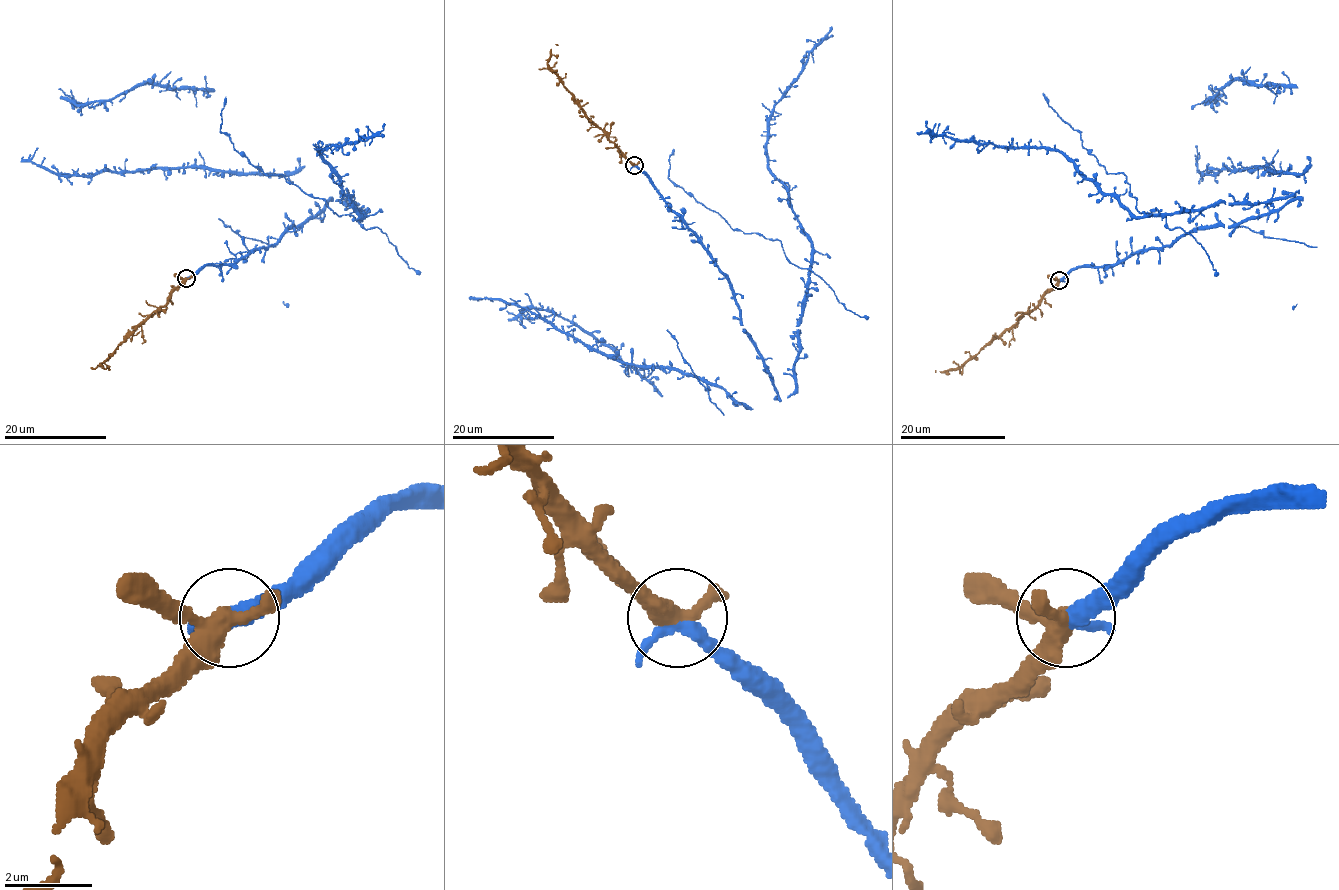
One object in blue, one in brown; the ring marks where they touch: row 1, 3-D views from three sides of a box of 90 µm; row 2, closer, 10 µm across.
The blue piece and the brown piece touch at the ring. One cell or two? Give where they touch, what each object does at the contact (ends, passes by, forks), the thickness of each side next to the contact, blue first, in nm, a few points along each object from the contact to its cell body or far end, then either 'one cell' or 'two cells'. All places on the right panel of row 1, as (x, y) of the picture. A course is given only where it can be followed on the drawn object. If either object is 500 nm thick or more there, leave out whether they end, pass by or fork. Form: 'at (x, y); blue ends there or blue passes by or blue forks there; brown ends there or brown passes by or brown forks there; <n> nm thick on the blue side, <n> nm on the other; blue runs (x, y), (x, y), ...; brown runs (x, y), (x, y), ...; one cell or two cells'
at (1059, 280); blue passes by; brown forks there; 280 nm thick on the blue side, 320 nm on the other; blue runs (1059, 280), (1197, 229), (1241, 224), (1298, 192), (1134, 216), (1061, 153), (954, 141), (925, 120); brown runs (1059, 280), (1036, 308), (1028, 310), (1008, 330), (994, 337), (956, 370), (936, 371); one cell

